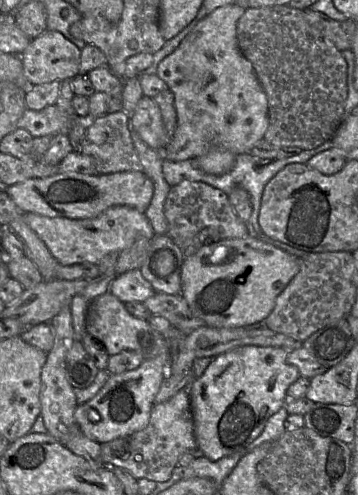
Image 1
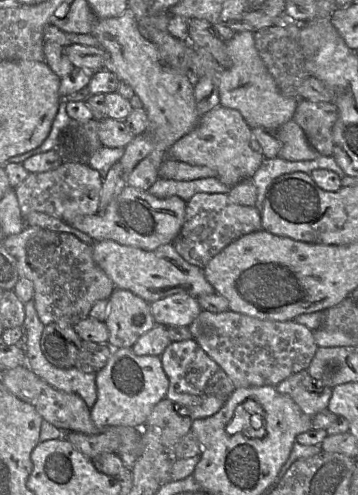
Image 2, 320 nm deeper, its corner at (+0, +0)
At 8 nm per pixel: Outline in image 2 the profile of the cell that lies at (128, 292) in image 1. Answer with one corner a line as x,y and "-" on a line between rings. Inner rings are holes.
186,294
157,300
150,304
150,309
155,322
165,327
189,327
202,311
197,299

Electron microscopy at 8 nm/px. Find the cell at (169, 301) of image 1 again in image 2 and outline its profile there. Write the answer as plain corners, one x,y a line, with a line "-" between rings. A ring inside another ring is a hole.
202,310
189,325
193,340
228,375
235,388
277,386
281,381
301,370
307,370
318,348
313,331
295,321
272,322
260,320
237,312
211,313

